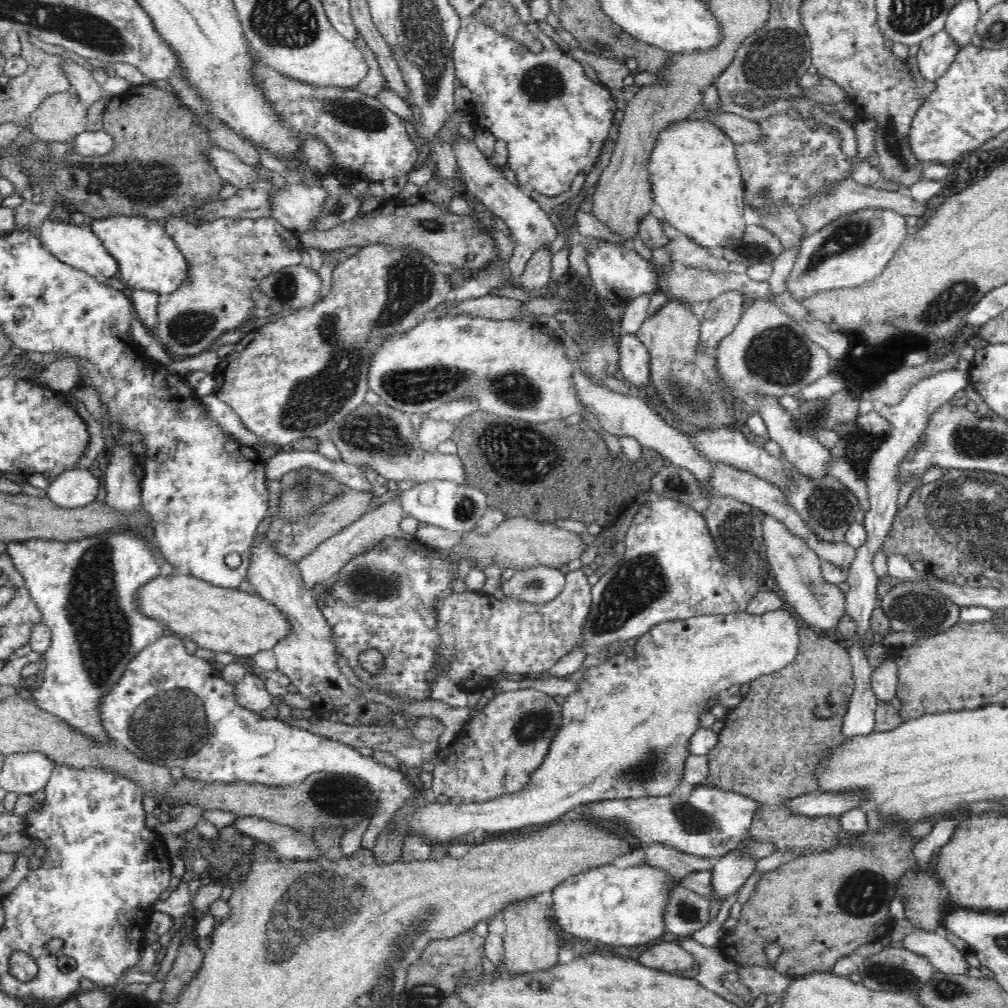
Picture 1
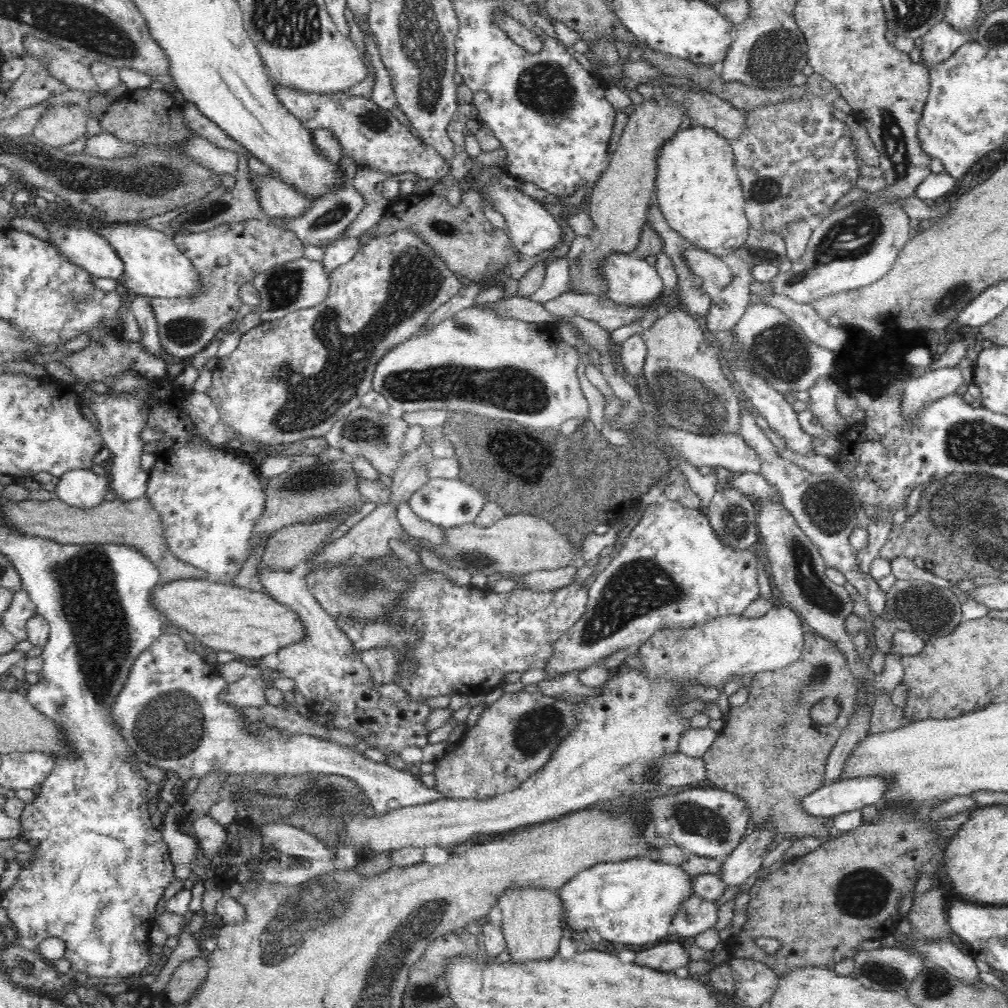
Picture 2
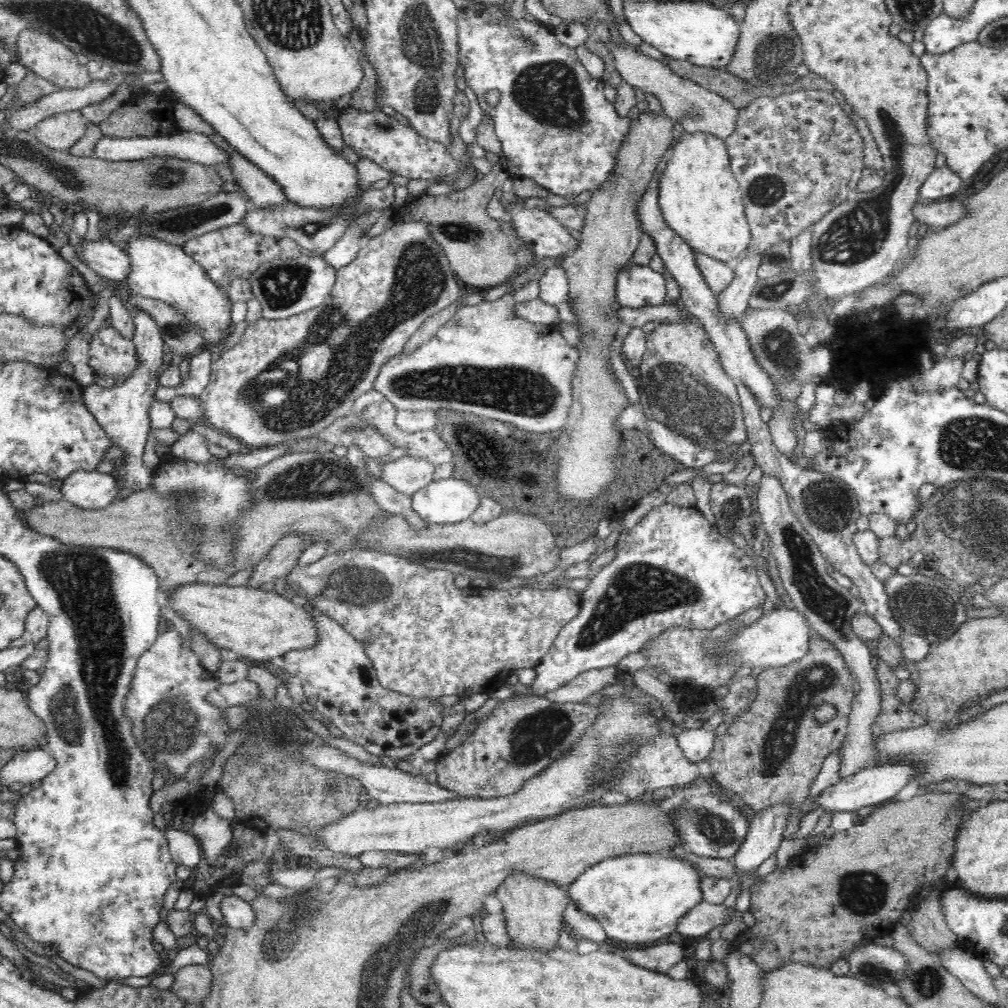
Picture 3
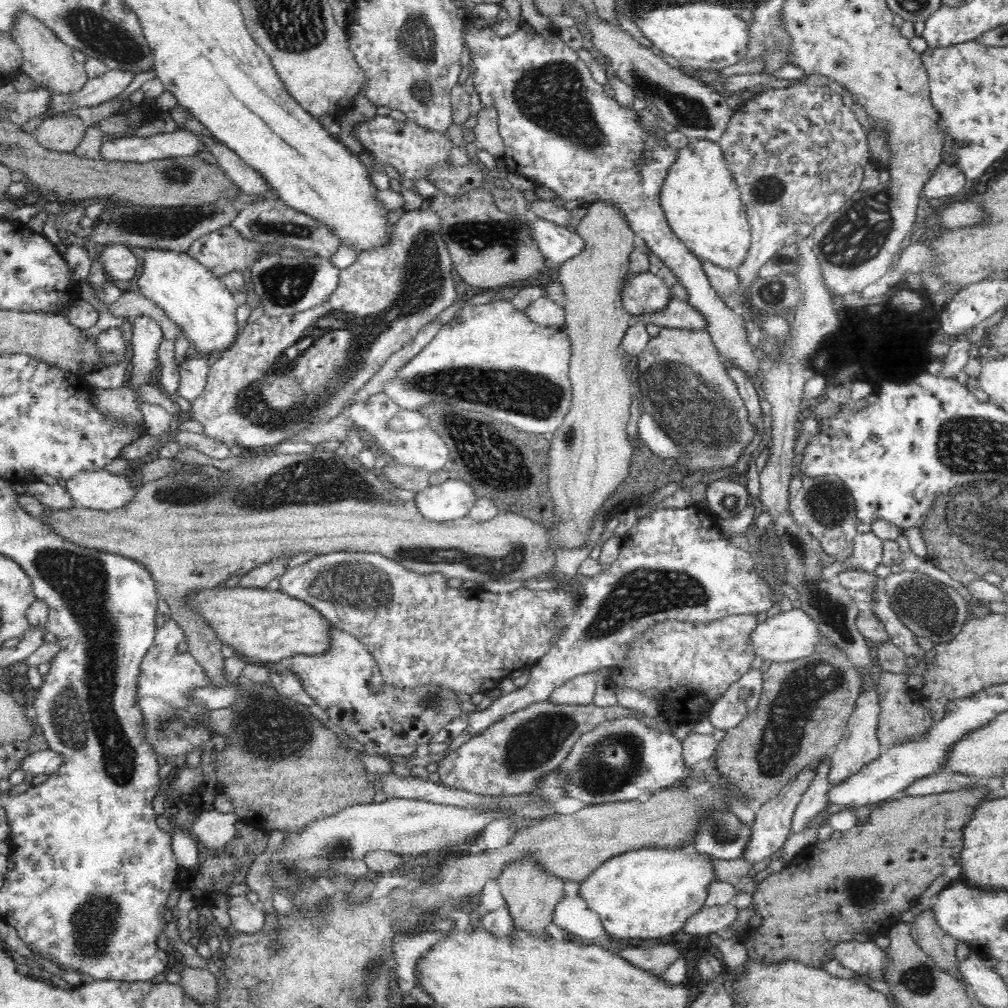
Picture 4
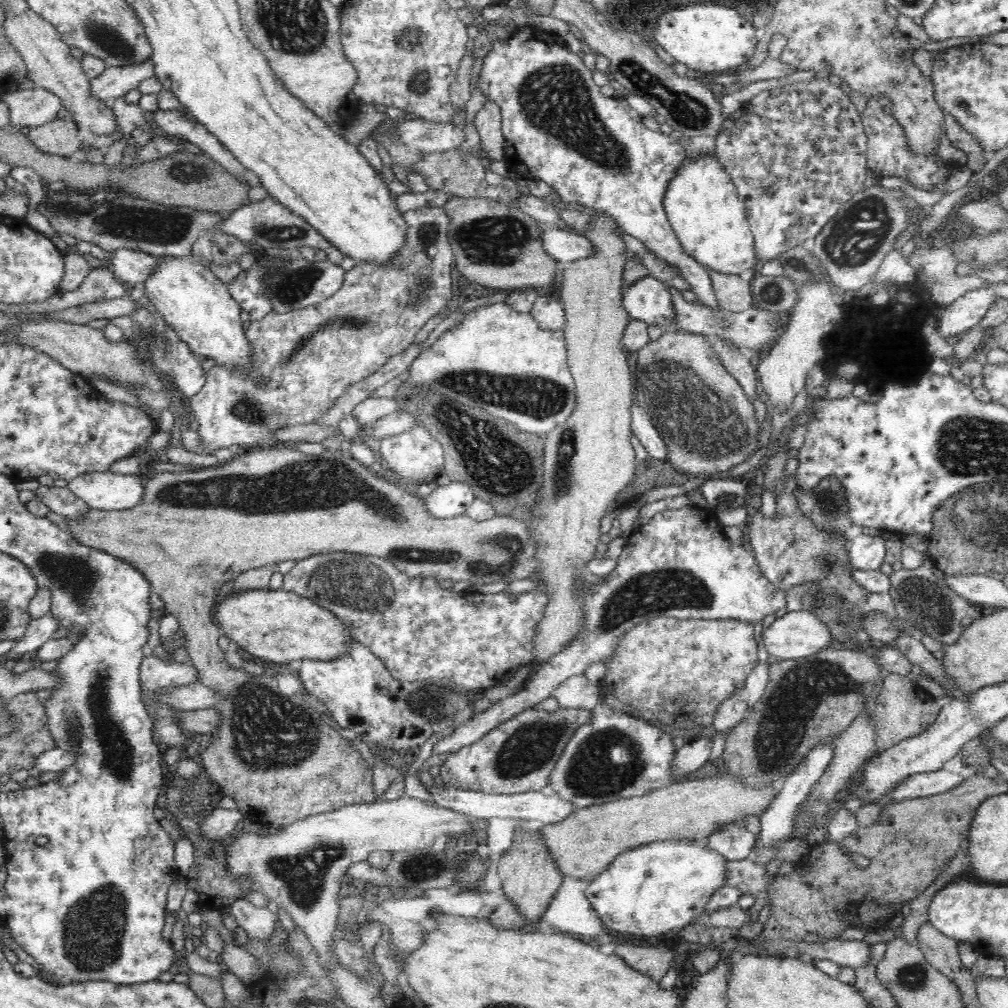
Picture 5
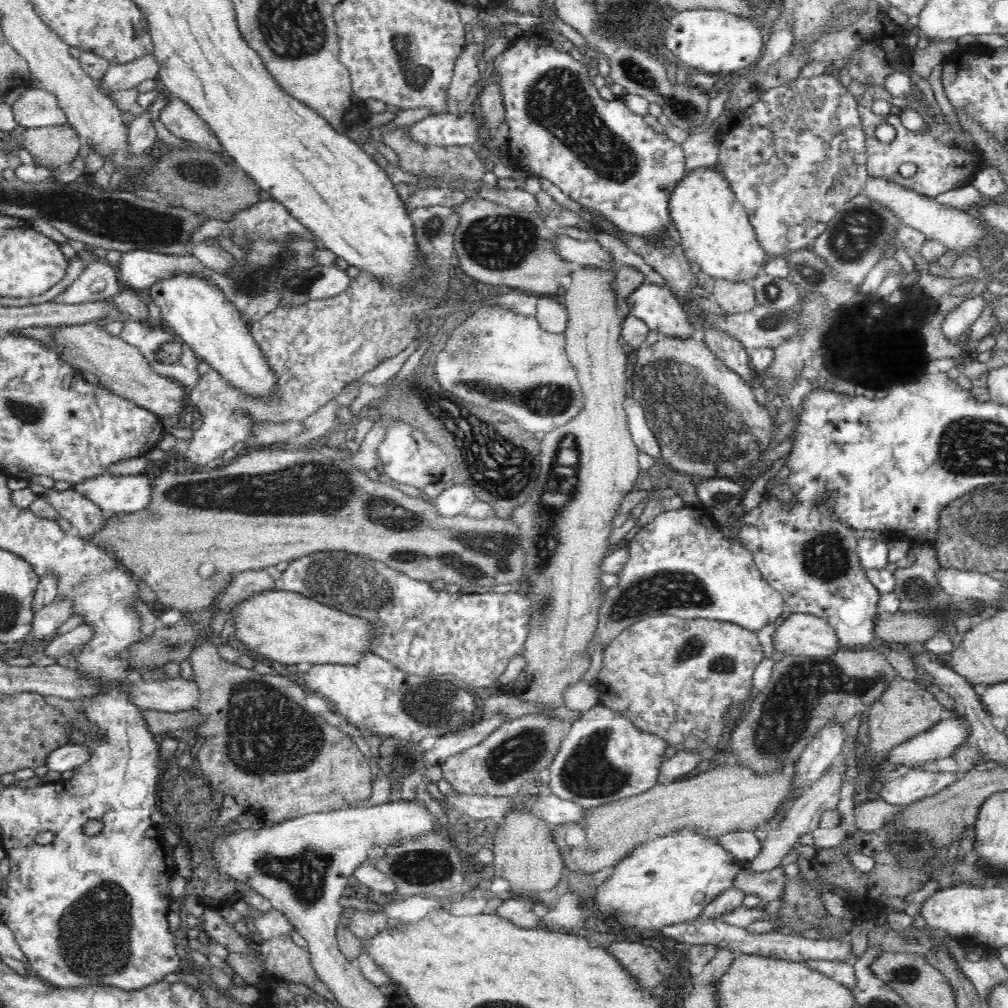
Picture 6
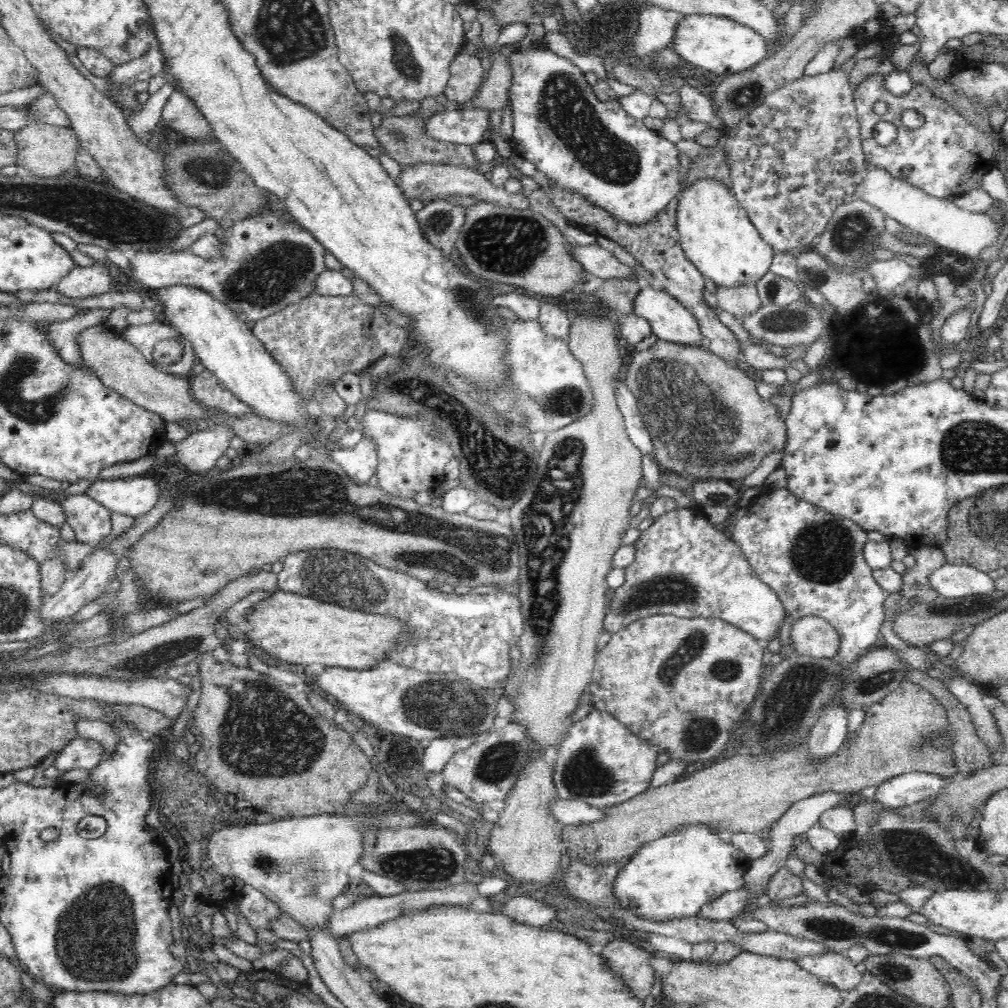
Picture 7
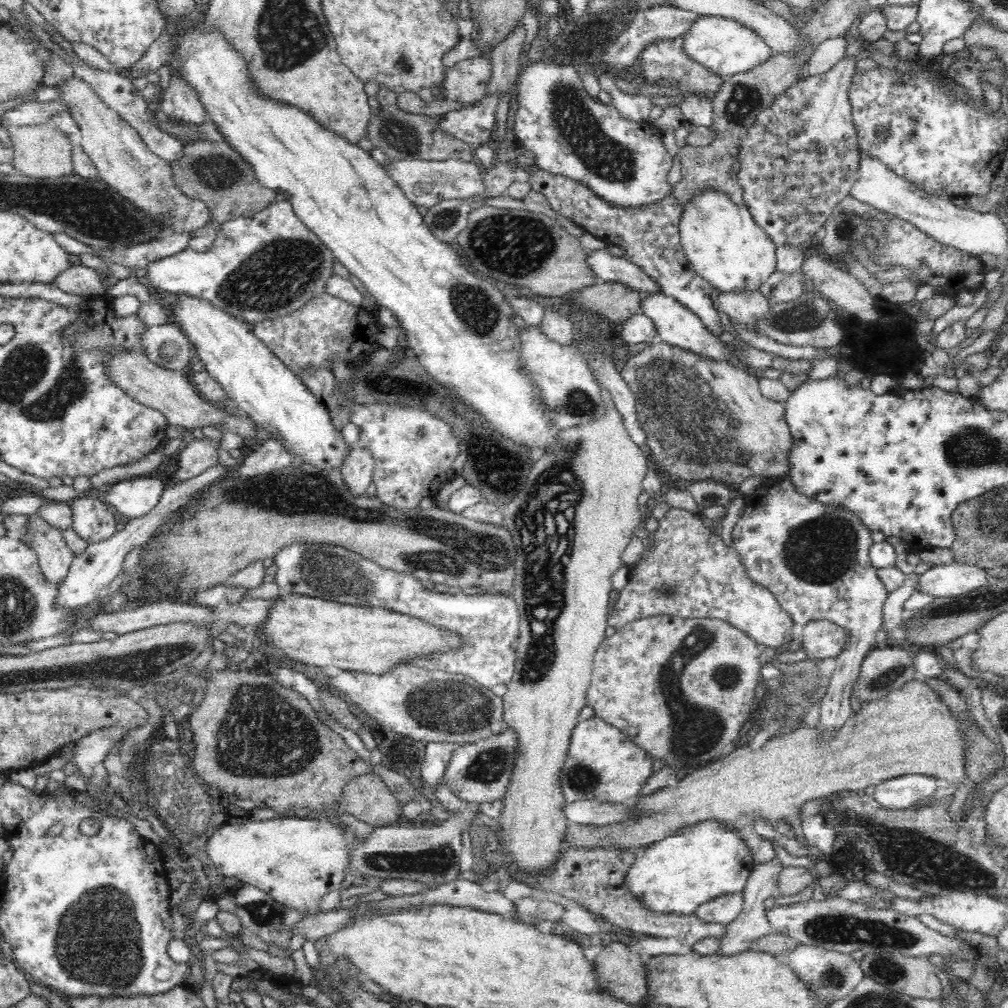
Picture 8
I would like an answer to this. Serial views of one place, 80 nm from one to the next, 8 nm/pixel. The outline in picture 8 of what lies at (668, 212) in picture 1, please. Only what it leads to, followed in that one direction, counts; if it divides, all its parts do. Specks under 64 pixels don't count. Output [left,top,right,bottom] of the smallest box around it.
[680,191,776,294]

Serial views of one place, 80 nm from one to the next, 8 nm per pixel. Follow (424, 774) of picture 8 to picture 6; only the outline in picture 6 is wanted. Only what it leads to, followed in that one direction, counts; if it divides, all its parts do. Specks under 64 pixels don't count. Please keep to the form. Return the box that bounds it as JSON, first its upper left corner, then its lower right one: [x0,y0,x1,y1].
[423,714,506,768]

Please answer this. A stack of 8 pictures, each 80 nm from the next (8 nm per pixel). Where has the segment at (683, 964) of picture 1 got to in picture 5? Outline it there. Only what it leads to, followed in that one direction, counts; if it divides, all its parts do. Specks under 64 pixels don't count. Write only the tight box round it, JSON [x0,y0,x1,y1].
[611,944,674,982]

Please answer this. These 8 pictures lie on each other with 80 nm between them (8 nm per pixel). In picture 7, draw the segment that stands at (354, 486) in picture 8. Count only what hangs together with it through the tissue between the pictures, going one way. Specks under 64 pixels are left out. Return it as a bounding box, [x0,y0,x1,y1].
[330,438,377,484]

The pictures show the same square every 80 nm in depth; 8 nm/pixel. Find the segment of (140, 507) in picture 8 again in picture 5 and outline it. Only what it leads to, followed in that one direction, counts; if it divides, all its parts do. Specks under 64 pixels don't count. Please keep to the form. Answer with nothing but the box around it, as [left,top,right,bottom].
[67,470,146,511]

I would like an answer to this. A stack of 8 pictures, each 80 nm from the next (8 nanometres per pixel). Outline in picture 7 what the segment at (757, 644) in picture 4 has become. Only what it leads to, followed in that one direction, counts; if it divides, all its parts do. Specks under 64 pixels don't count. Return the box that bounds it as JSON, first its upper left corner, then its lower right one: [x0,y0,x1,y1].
[790,616,841,659]

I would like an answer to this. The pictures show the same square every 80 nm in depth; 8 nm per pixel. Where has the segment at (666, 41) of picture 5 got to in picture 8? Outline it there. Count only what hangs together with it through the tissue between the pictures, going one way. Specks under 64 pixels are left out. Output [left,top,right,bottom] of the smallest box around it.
[684,16,773,78]

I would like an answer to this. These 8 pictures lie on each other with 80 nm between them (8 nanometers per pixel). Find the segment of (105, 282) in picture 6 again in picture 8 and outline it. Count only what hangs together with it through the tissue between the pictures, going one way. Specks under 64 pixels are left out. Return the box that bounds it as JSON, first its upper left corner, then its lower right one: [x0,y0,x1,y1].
[55,265,106,296]

